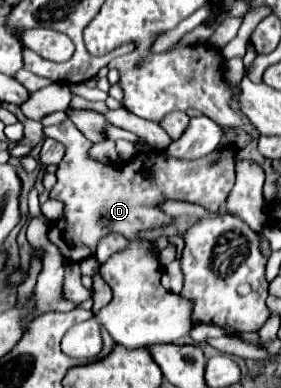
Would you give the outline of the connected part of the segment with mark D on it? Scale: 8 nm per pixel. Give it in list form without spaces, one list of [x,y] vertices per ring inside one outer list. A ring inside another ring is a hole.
[[[65,120],[57,126],[43,128],[45,136],[59,142],[69,142],[65,158],[57,166],[57,184],[49,192],[49,198],[63,202],[63,216],[57,220],[59,228],[49,228],[47,238],[63,254],[63,244],[67,244],[67,260],[81,262],[95,254],[101,238],[109,234],[121,234],[129,242],[139,240],[141,230],[165,228],[175,222],[173,216],[159,210],[159,204],[167,200],[191,202],[207,208],[209,212],[219,212],[235,184],[235,146],[219,146],[207,158],[197,158],[195,162],[183,162],[181,158],[171,158],[163,152],[139,152],[133,160],[125,162],[119,170],[115,164],[103,164],[89,156],[93,142],[87,142],[79,128]],[[219,156],[217,162],[213,158]],[[59,238],[59,240],[57,240]]]

